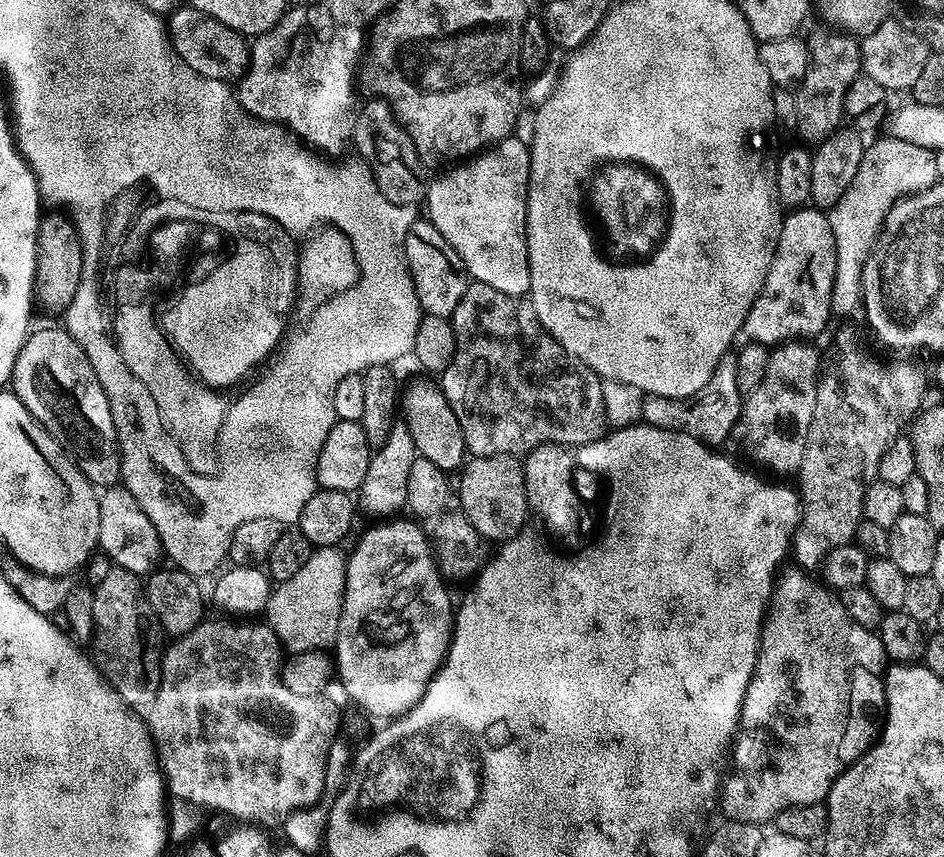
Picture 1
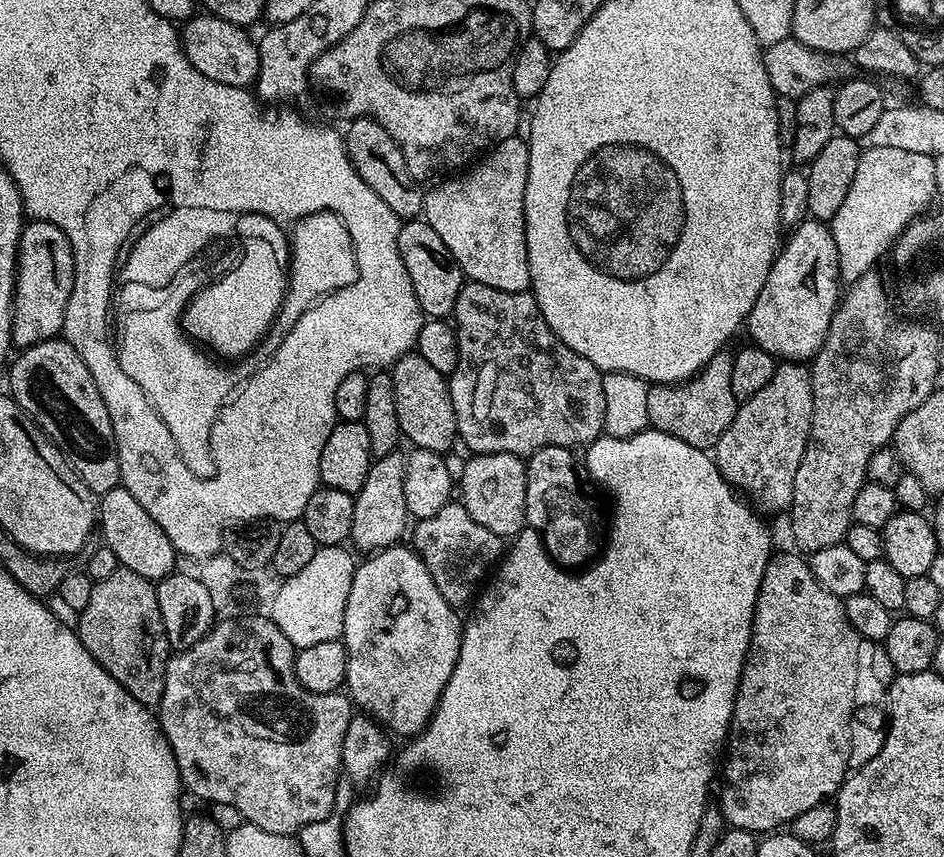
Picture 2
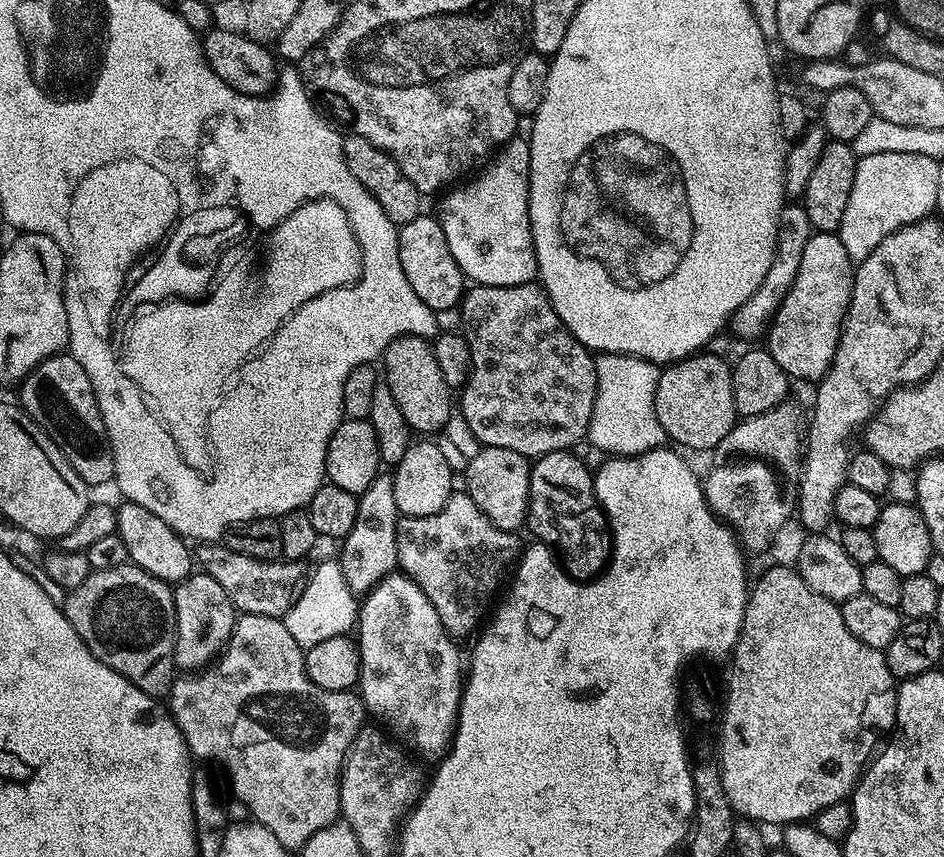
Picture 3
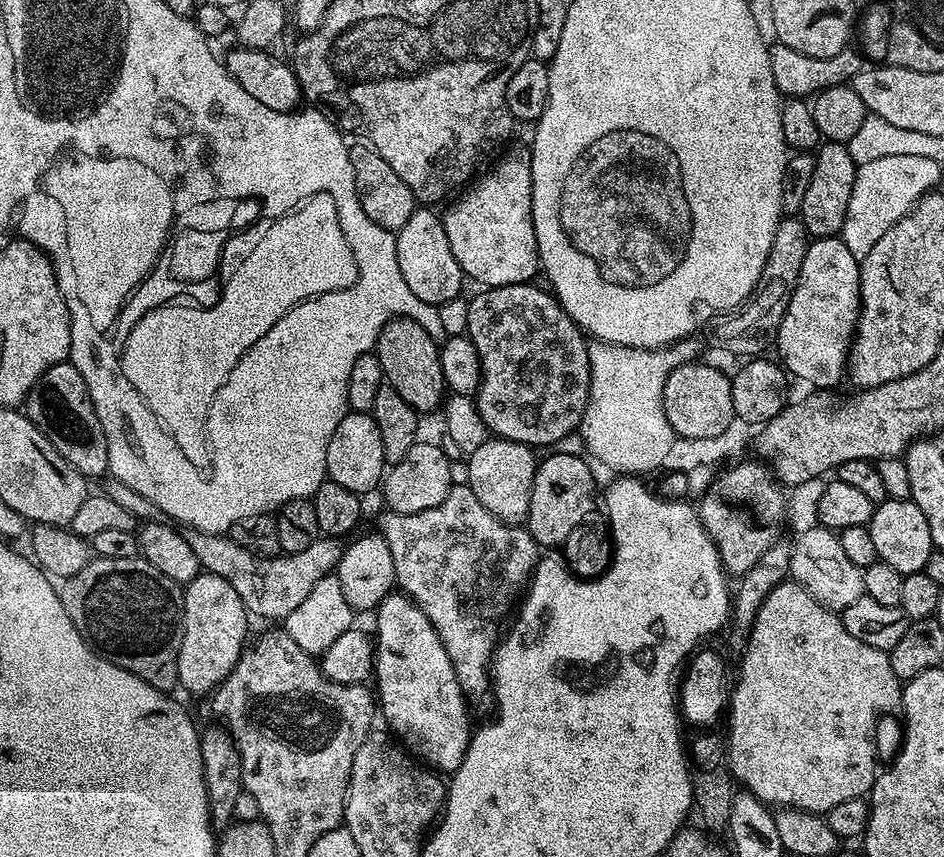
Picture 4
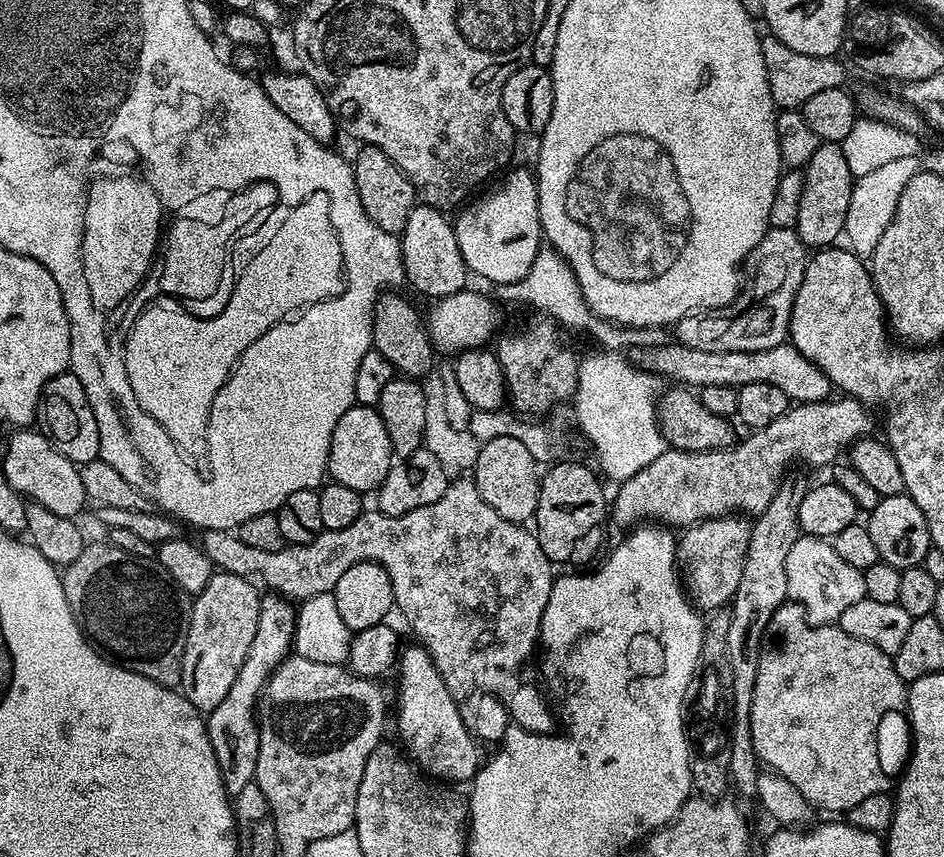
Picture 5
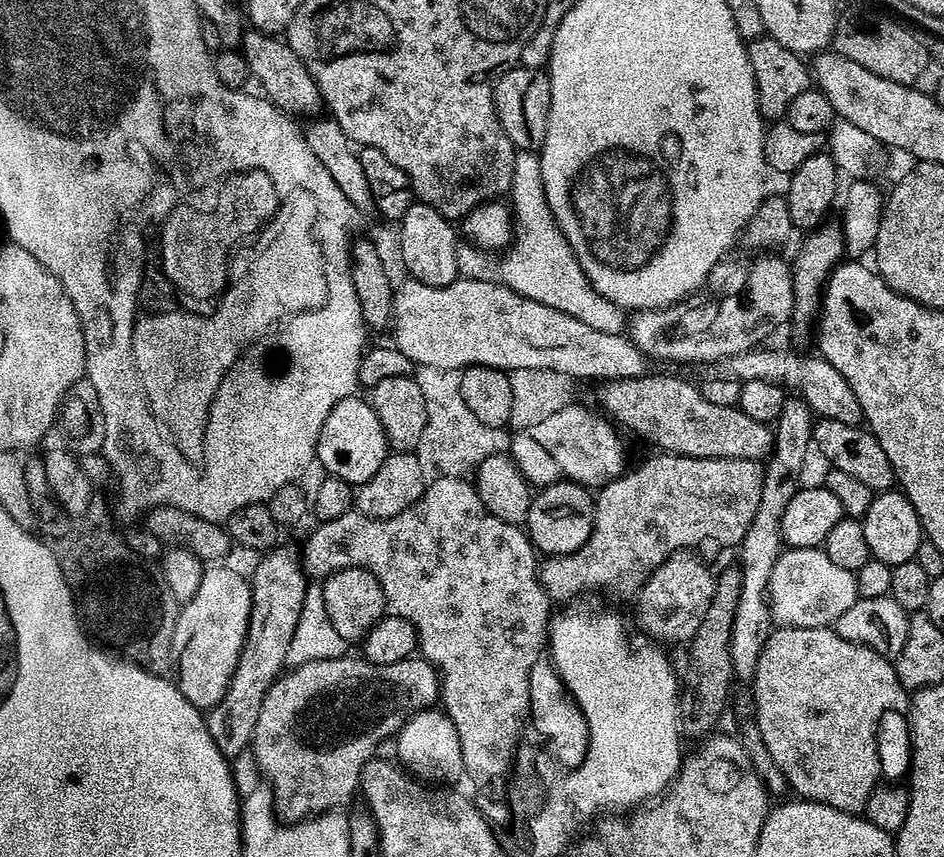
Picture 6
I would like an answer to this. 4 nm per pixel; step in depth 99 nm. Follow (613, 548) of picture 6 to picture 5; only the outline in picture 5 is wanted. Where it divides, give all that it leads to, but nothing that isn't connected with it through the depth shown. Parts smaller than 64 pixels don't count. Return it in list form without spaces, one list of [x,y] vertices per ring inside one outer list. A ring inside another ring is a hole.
[[[829,398],[822,402],[796,404],[789,407],[782,418],[770,422],[770,426],[755,429],[744,441],[733,443],[731,448],[721,448],[718,452],[677,452],[667,450],[655,458],[650,466],[643,467],[638,474],[623,481],[616,492],[616,500],[611,501],[610,516],[620,524],[640,526],[645,522],[655,522],[672,530],[683,530],[689,524],[699,524],[701,520],[715,520],[718,516],[743,514],[755,518],[770,506],[770,498],[778,490],[781,480],[785,479],[788,467],[795,460],[801,460],[812,468],[831,466],[845,455],[858,440],[869,435],[872,416],[860,401],[851,398]]]

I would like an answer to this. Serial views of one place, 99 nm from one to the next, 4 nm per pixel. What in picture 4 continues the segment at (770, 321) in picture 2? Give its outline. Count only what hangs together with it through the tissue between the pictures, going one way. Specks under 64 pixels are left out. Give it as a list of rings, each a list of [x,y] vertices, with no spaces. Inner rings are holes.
[[[821,236],[813,239],[806,250],[806,258],[802,258],[802,270],[798,270],[798,282],[794,286],[794,294],[790,298],[790,302],[786,306],[786,314],[782,318],[782,322],[776,331],[776,339],[774,341],[774,352],[778,357],[779,363],[793,377],[796,376],[800,380],[805,380],[808,384],[813,384],[816,390],[832,390],[835,384],[845,379],[846,369],[848,366],[848,353],[852,351],[852,341],[856,334],[856,323],[860,317],[860,261],[854,258],[854,254],[850,254],[850,250],[846,250],[846,242],[839,236]]]

